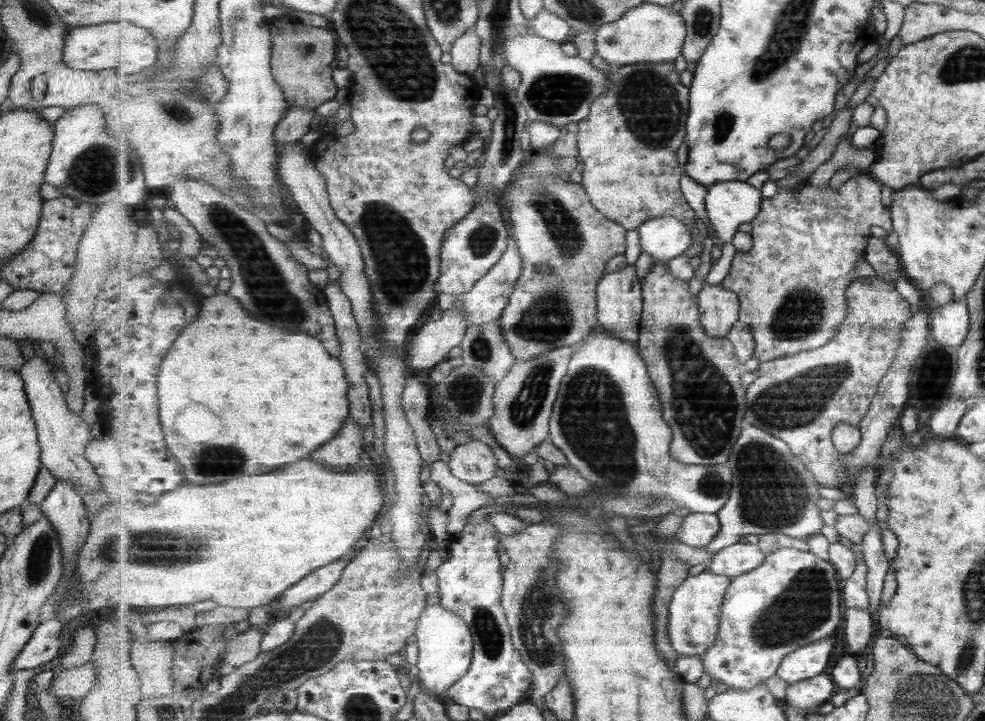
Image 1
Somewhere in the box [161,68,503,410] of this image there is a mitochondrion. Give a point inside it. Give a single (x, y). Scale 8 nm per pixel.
(264, 281)

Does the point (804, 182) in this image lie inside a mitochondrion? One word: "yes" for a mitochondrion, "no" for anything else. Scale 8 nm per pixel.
no

